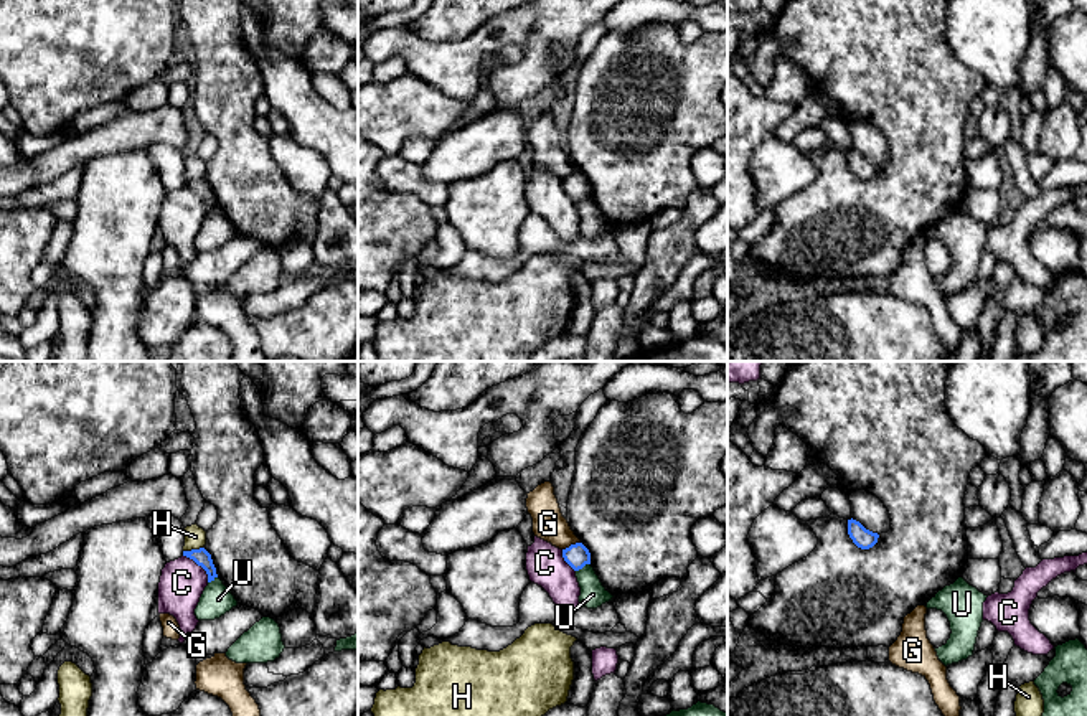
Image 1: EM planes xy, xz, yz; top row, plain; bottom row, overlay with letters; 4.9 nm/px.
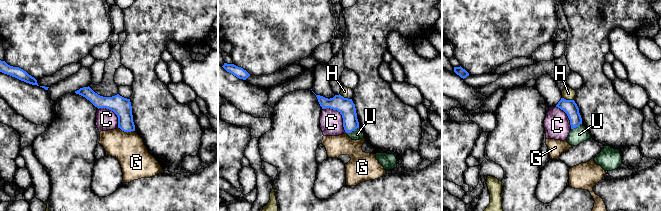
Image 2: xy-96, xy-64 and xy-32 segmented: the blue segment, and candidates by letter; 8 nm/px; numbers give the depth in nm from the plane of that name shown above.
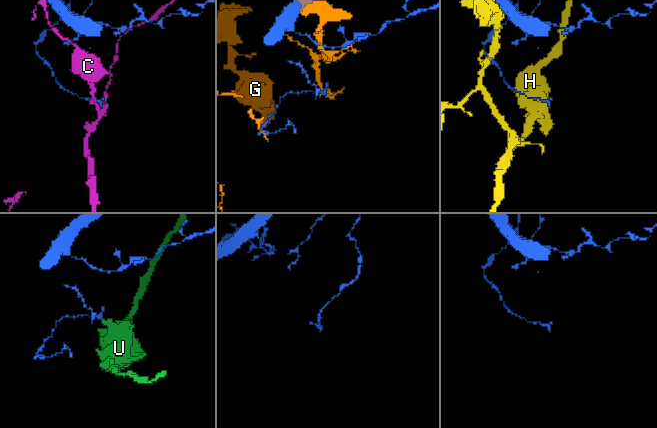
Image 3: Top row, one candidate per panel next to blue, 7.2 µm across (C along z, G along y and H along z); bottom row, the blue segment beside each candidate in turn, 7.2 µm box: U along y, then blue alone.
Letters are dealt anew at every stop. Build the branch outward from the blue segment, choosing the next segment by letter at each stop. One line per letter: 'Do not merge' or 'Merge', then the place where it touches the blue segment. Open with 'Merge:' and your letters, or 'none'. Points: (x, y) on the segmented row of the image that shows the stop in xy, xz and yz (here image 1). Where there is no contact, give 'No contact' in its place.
Merge: none
C: Do not merge. Touches blue at xy (200, 565)
G: Do not merge. Touches blue at xz (571, 545)
H: Do not merge. Touches blue at xy (193, 550)
U: Do not merge. Touches blue at xz (583, 566)

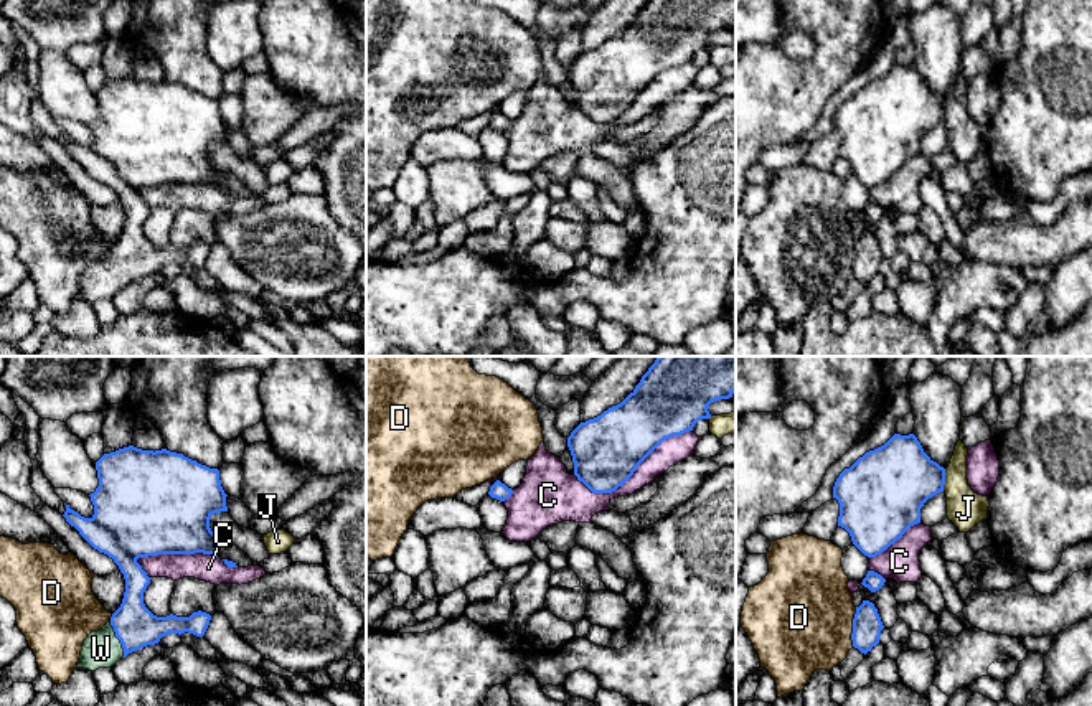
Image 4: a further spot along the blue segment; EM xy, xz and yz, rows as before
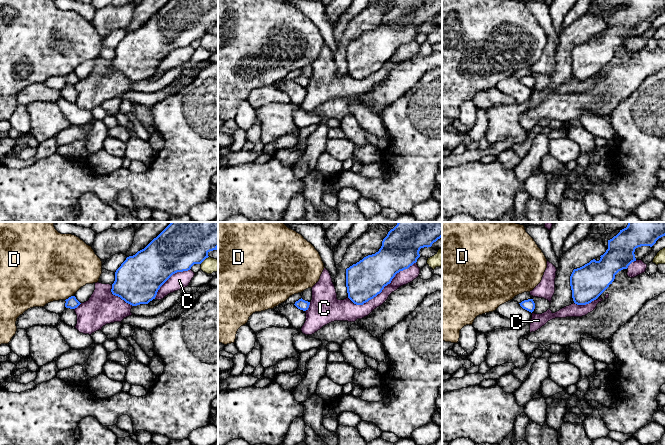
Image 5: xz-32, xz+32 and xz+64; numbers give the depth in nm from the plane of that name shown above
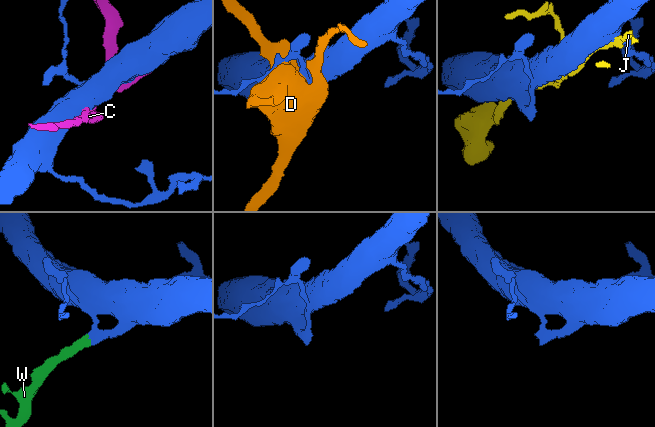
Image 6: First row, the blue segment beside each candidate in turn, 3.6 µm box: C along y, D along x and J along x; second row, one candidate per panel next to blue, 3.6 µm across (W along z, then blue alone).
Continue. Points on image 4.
Merge: W
C: Do not merge. Touches blue at xz (634, 470)
D: Do not merge. Touches blue at yz (853, 627)
J: Do not merge. Touches blue at yz (944, 480)
W: Merge. Touches blue at xy (117, 637)

